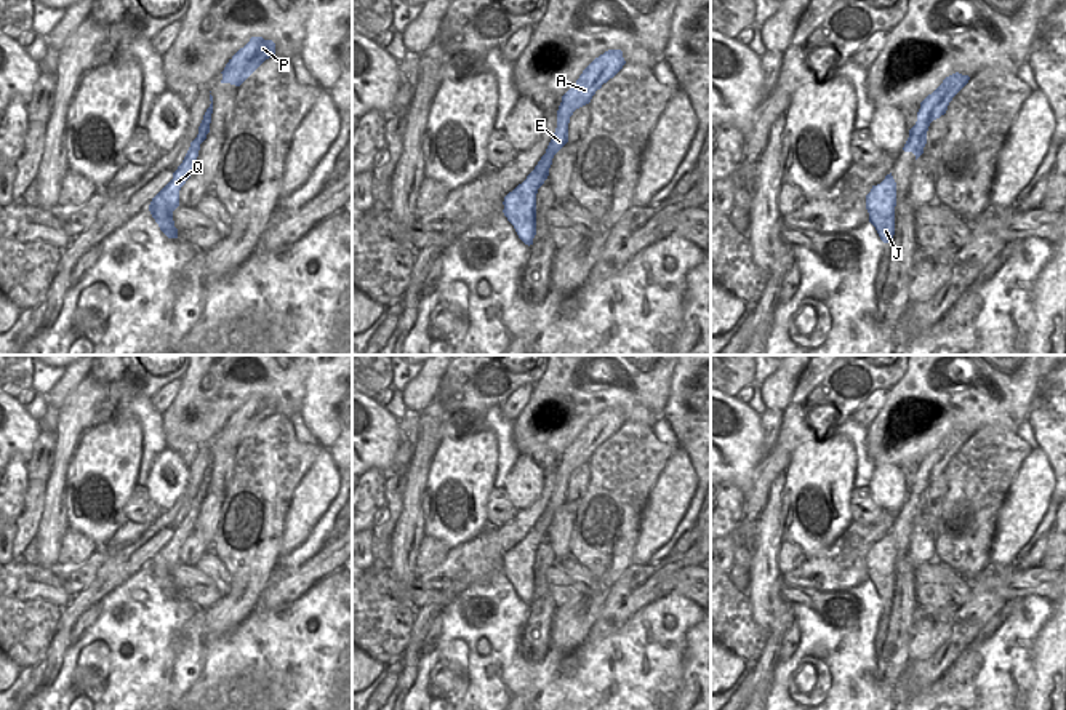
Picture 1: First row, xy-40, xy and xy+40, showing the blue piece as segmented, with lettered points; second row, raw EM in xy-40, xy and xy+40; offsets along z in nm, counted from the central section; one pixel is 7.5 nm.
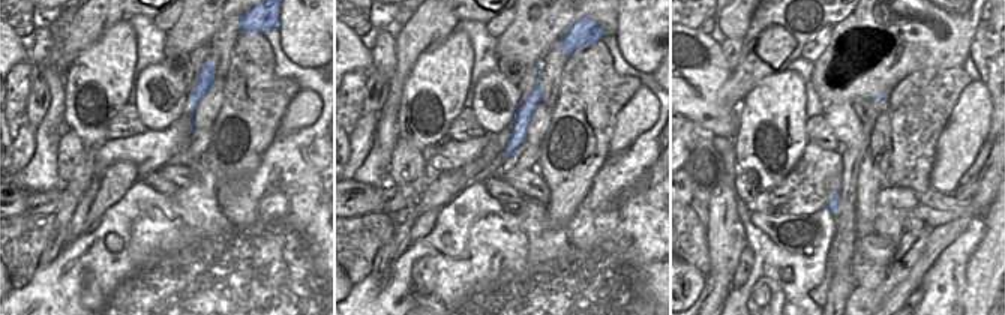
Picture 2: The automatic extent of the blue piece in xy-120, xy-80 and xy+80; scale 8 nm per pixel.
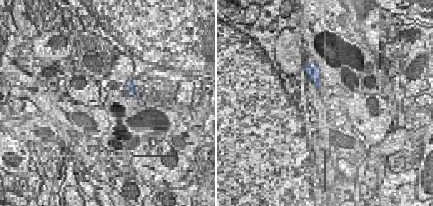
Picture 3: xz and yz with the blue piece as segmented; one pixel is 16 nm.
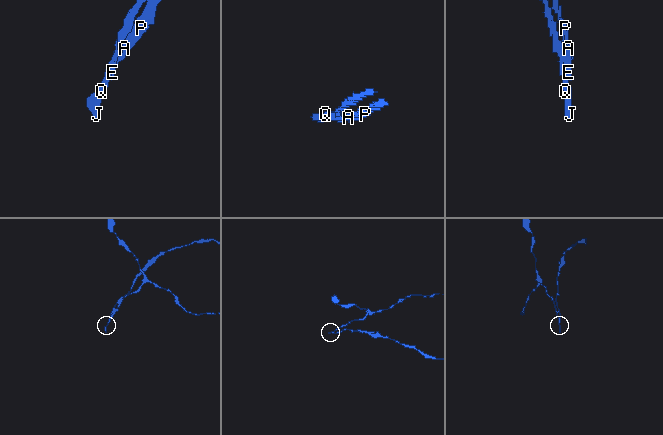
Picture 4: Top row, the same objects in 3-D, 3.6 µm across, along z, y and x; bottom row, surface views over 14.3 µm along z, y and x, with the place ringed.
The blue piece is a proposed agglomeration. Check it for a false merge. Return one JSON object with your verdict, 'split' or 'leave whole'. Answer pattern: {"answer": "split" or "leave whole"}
{"answer": "split"}

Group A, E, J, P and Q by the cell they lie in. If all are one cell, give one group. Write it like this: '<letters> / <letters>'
A P / E J Q

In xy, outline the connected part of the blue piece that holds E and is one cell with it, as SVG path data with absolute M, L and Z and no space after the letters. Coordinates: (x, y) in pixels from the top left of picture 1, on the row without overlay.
M557 473L555 491L535 528L504 555L504 574L514 584L525 603L533 603L536 593L536 552L549 534L554 513L568 501L570 473Z

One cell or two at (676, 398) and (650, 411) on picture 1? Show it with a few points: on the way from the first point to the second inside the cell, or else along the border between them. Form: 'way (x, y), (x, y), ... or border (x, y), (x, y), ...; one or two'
border (673, 371), (663, 418); two

